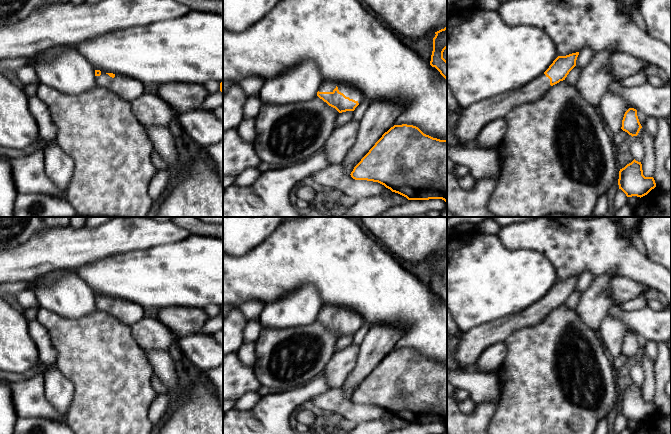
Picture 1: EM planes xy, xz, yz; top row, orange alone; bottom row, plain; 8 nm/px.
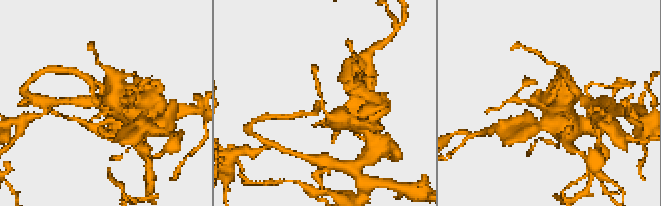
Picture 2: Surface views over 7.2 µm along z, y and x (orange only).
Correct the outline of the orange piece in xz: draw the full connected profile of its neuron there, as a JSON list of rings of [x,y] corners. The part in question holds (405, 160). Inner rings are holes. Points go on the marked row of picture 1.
[[[394,125],[382,135],[350,175],[355,180],[378,182],[408,200],[442,199],[447,203],[447,140],[426,135],[413,125]]]

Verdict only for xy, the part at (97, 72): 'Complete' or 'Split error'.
Split error

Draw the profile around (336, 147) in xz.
[[[352,120],[335,128],[322,149],[331,164],[343,162],[347,152],[356,141],[358,129],[359,121],[357,120]]]

